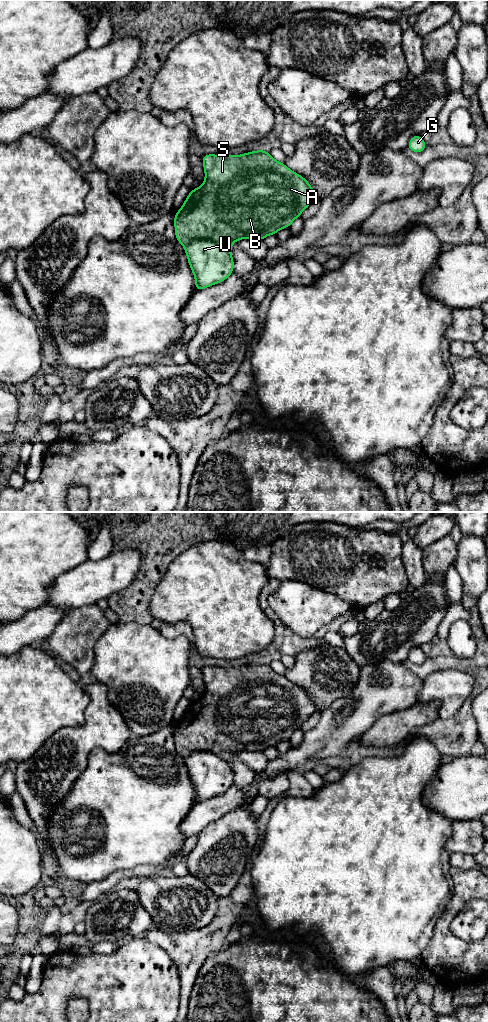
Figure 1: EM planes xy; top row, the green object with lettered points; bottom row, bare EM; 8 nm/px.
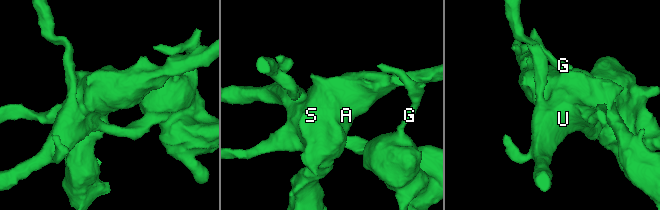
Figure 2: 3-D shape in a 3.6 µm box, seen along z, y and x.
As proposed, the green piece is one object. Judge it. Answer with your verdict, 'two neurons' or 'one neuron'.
two neurons

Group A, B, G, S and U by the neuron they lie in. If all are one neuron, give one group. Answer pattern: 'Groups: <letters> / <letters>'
Groups: A B S / G U

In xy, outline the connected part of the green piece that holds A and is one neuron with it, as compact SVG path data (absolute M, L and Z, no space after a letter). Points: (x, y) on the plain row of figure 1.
M256 662L241 667L215 667L206 666L202 669L203 680L205 683L205 692L201 698L192 701L184 713L182 719L174 727L175 750L183 758L188 757L195 751L207 751L214 753L226 762L231 762L235 753L241 751L261 752L268 747L275 747L279 742L288 740L292 734L301 728L301 725L316 712L316 705L308 693L301 687L289 681L284 675L276 673L268 663Z

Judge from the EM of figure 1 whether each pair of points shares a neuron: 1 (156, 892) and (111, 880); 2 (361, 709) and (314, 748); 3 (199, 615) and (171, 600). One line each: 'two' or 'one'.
1: two
2: one
3: one

